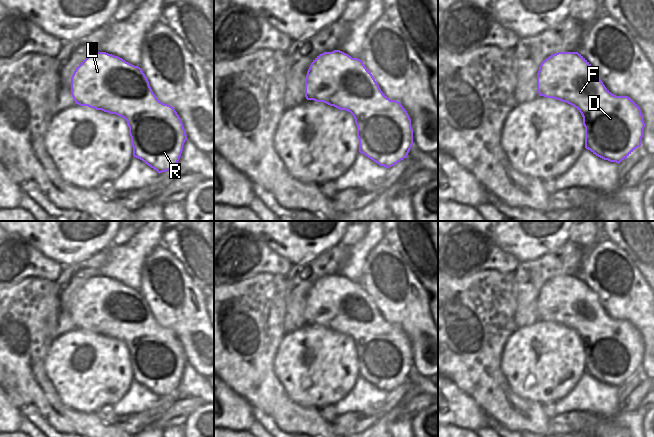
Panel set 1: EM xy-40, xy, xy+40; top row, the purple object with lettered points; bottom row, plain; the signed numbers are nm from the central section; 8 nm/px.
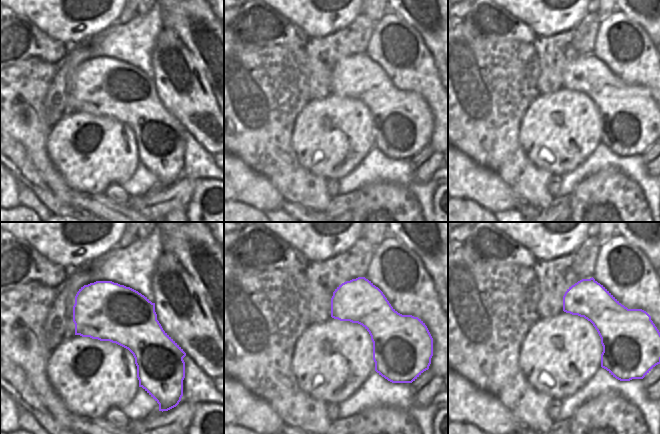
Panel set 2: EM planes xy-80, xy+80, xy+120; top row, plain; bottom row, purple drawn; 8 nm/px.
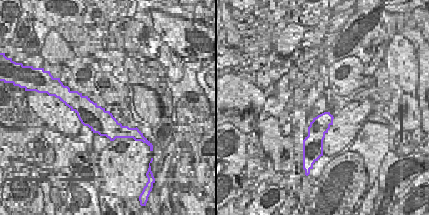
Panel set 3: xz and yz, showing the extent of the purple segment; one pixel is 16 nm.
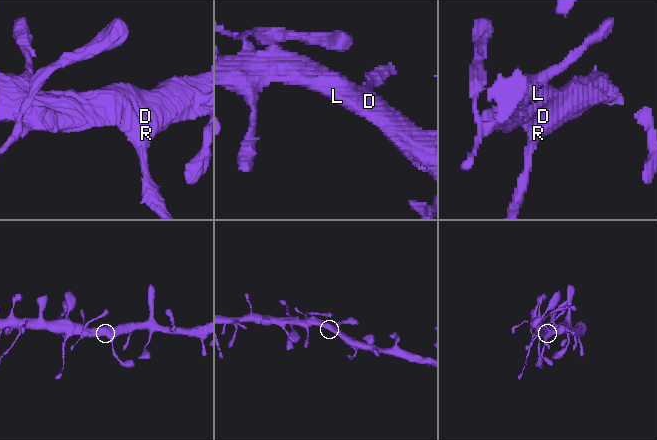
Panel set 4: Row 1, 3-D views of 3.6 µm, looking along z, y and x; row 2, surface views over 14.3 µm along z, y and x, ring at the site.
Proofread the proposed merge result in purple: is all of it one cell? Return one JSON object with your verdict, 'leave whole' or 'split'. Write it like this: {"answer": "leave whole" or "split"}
{"answer": "leave whole"}

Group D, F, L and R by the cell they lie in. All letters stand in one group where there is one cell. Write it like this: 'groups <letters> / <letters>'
groups D F L R

